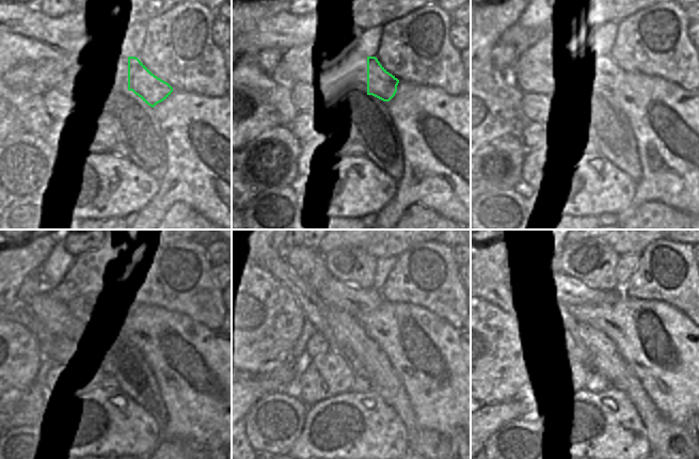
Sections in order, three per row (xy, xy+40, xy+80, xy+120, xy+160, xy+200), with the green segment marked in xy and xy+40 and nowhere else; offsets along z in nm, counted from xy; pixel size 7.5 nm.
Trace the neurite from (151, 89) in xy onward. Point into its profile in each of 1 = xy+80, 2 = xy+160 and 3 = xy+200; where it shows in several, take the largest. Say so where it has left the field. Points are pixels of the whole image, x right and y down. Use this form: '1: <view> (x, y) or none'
1: xy+80 (614, 74)
2: xy+160 (369, 301)
3: xy+200 (609, 297)

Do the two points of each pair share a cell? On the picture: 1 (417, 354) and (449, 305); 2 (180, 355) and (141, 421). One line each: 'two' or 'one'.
1: two
2: two

